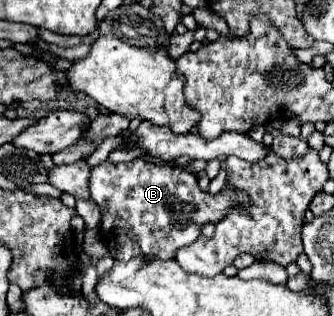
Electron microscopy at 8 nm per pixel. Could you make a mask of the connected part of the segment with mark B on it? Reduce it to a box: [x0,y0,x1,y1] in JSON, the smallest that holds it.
[91,159,251,261]

